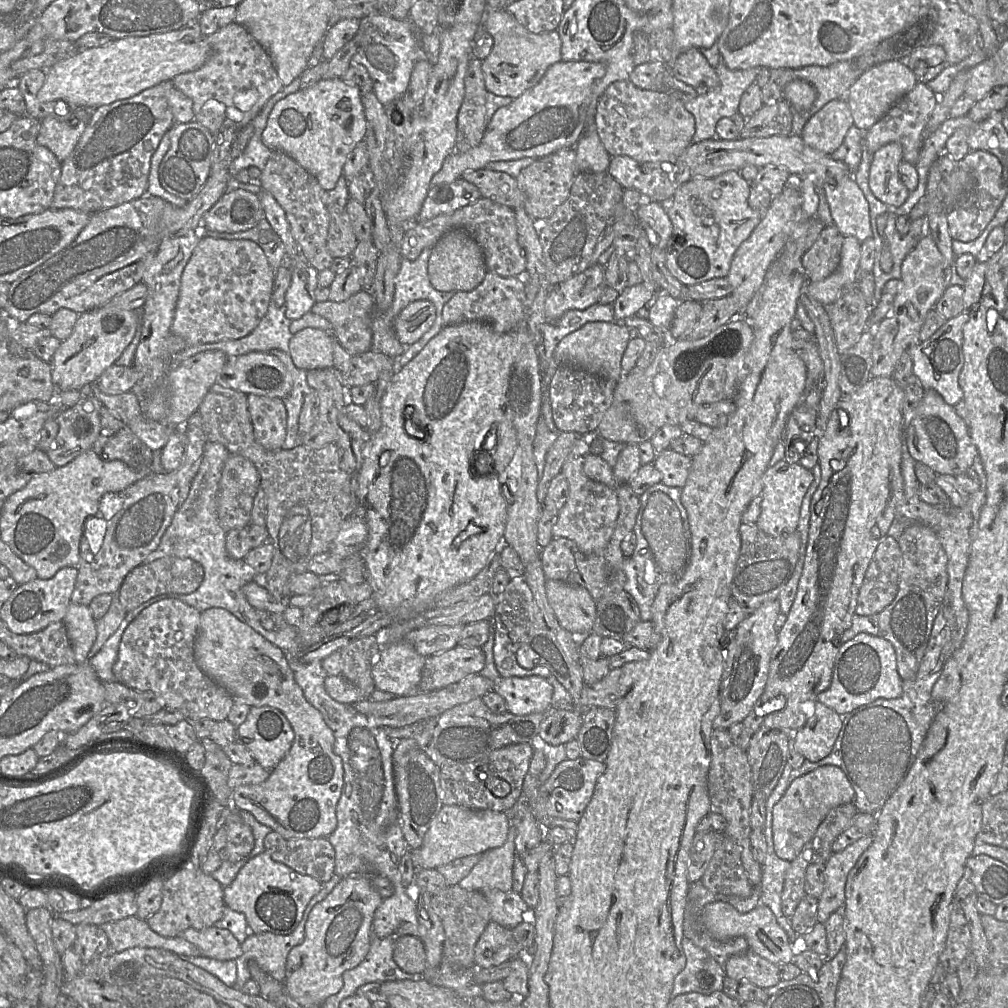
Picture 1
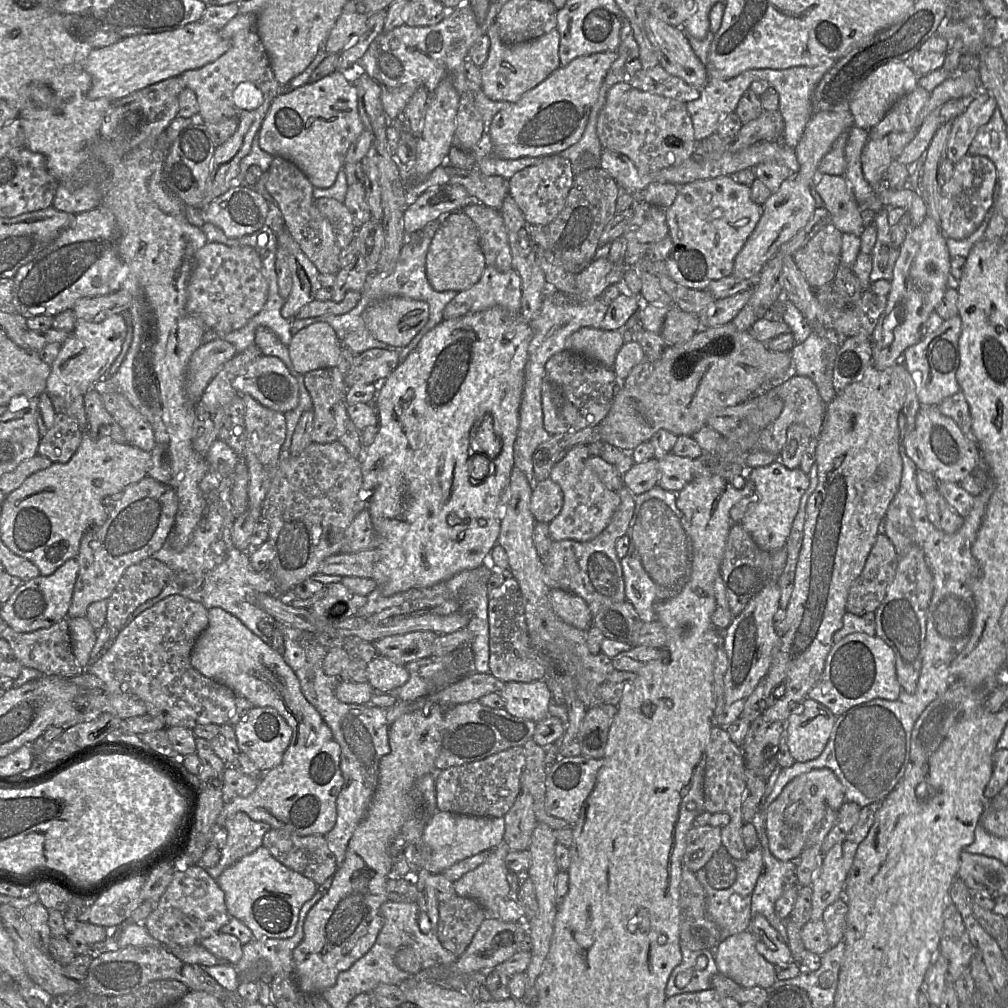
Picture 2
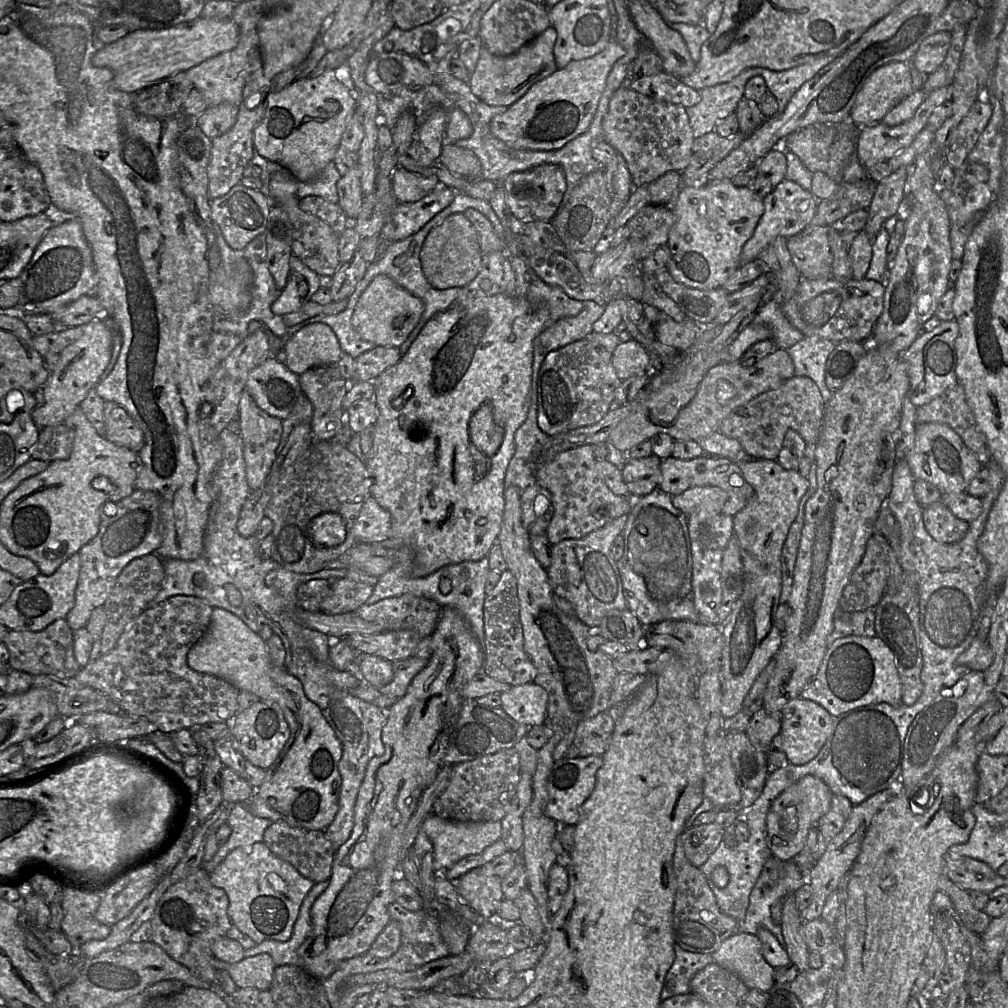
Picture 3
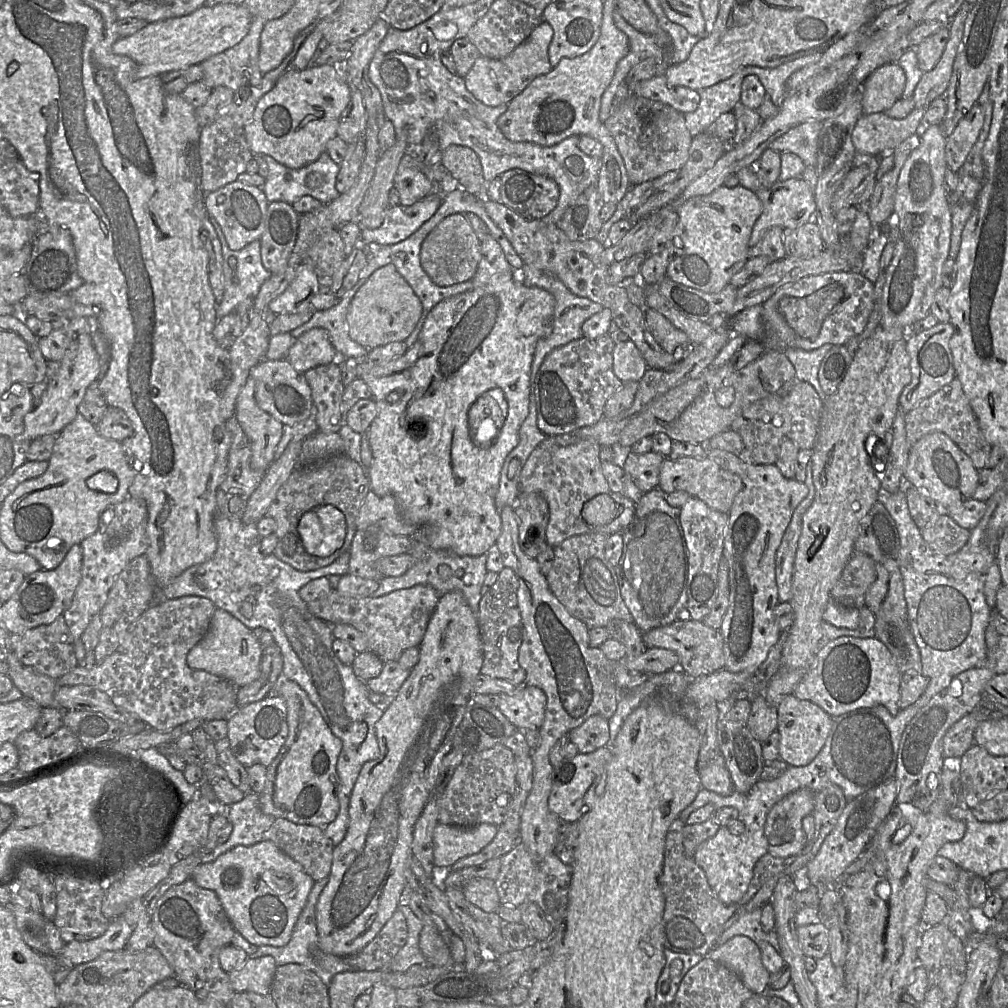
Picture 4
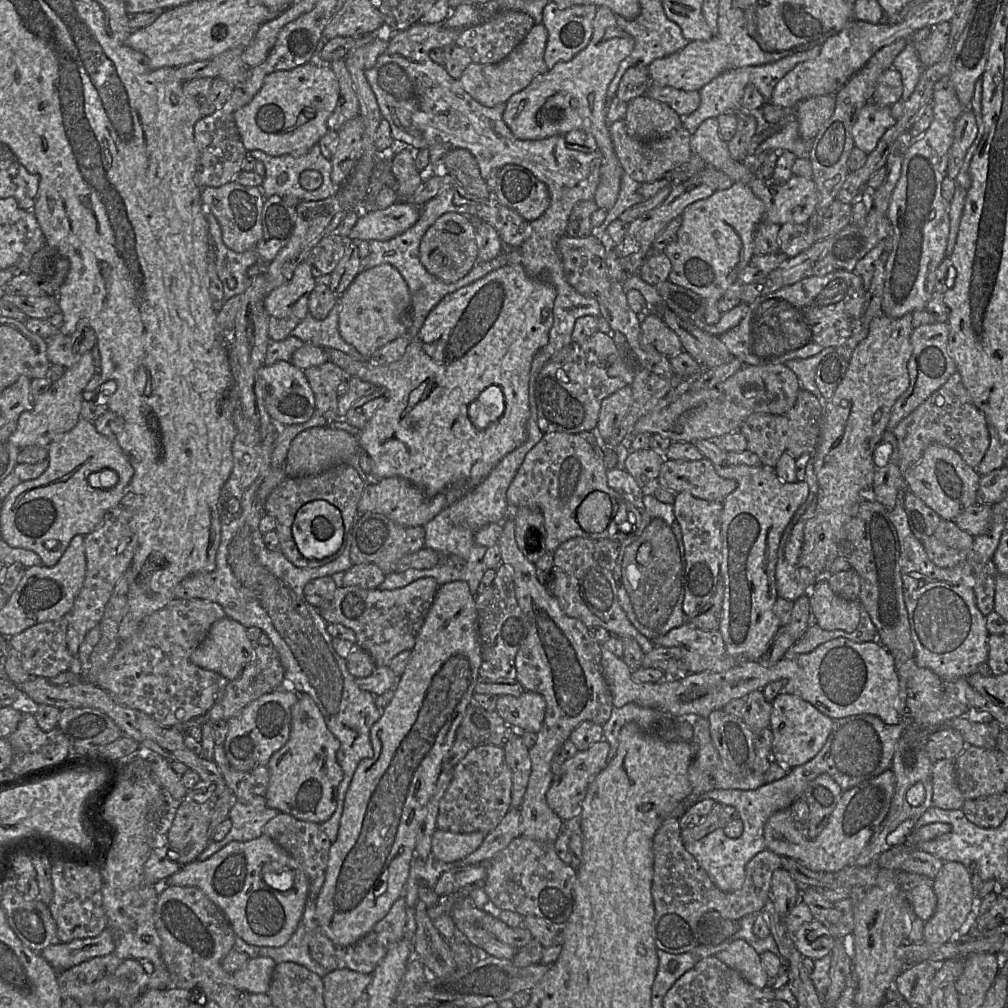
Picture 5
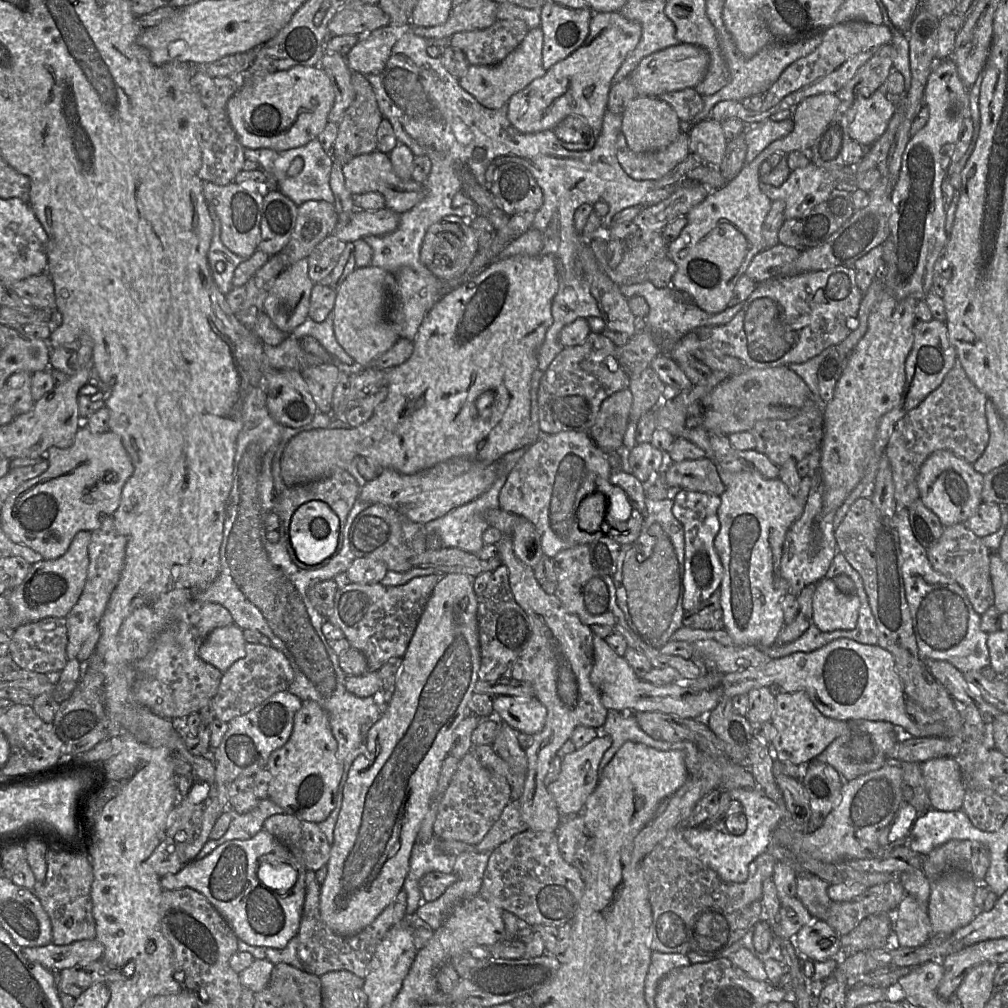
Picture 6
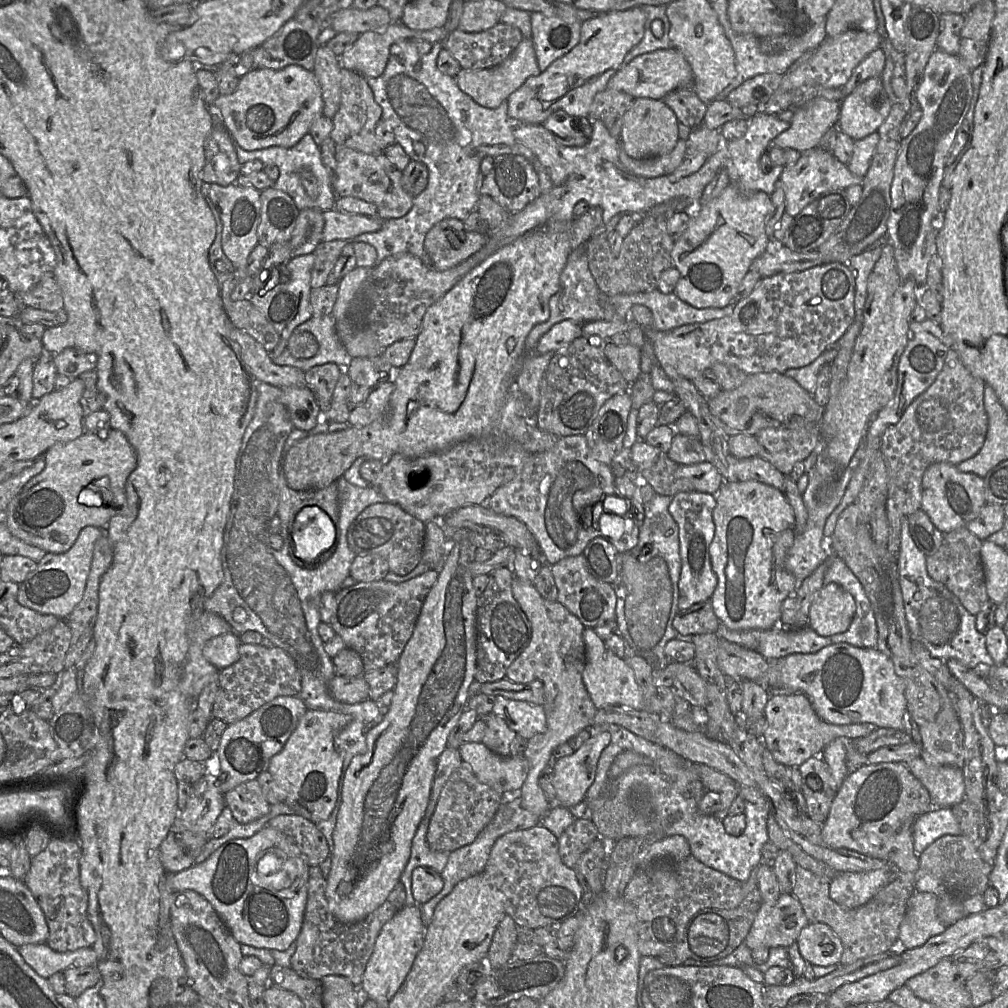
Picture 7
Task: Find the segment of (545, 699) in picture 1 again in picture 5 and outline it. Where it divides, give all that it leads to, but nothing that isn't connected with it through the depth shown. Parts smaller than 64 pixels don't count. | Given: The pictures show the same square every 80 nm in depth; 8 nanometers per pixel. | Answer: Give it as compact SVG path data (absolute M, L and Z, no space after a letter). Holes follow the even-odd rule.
M525 690L519 696L498 696L495 711L515 730L538 733L545 719L546 701L541 694Z

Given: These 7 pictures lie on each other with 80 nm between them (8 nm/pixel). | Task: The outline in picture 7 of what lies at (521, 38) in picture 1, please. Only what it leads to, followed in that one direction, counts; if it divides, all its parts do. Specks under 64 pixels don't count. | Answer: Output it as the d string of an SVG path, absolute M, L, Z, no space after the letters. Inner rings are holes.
M531 38L523 39L512 54L495 67L477 70L462 69L455 80L462 92L470 96L477 104L486 108L497 108L509 95L516 91L529 77L541 73Z

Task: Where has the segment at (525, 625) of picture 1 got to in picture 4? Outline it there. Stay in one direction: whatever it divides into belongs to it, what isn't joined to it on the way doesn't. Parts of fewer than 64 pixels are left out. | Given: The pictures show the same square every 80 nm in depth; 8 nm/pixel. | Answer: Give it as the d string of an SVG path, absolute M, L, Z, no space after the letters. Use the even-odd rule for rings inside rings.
M504 567L498 573L498 579L491 589L482 595L477 622L483 648L483 664L480 674L504 679L516 687L522 687L525 685L526 673L518 662L518 653L524 639L524 625L518 607L517 589L516 574L512 569Z

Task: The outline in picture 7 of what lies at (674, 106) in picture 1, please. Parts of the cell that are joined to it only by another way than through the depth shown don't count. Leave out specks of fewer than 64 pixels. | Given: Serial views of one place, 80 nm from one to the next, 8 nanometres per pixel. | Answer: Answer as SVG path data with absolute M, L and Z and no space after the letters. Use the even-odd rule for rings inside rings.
M678 139L675 147L668 154L634 159L626 154L618 140L618 157L626 173L645 178L655 178L671 174L683 161L686 148L686 140Z

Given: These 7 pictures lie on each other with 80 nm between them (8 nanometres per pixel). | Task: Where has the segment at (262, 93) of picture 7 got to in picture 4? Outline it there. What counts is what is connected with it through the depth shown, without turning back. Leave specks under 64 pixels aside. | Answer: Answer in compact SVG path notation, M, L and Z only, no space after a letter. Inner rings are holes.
M312 65L301 71L282 75L273 88L258 101L253 117L245 126L248 145L254 154L266 154L287 167L306 166L325 152L329 140L337 136L339 118L351 98L351 90L344 79L342 66Z

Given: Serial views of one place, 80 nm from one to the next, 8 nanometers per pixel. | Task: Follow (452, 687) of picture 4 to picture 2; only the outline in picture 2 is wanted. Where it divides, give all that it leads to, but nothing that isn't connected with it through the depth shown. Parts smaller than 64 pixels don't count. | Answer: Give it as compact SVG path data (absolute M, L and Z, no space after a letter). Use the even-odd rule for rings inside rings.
M425 700L419 709L403 714L390 724L391 751L380 760L378 783L370 806L348 843L345 859L335 872L330 888L308 912L304 922L304 937L293 950L294 978L303 993L321 994L334 986L338 974L348 970L374 945L383 926L380 907L388 900L386 886L387 880L393 877L394 841L399 837L409 812L409 792L416 779L437 772L435 759L441 744L444 716L449 708Z

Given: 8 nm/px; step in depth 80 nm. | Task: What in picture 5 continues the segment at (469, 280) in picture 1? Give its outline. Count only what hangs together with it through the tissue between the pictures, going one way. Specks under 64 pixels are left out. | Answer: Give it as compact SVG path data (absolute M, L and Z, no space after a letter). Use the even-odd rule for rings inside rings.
M450 212L440 216L423 235L419 246L419 259L428 273L445 283L463 278L477 263L476 231L468 216Z

